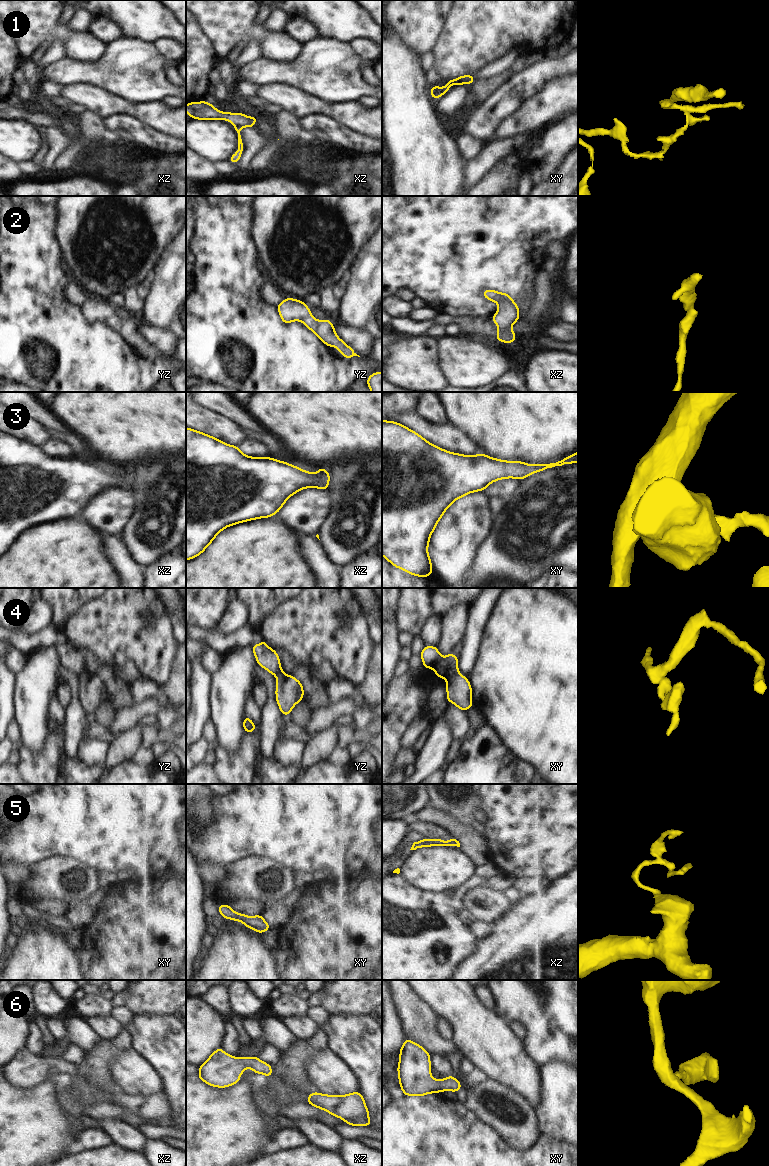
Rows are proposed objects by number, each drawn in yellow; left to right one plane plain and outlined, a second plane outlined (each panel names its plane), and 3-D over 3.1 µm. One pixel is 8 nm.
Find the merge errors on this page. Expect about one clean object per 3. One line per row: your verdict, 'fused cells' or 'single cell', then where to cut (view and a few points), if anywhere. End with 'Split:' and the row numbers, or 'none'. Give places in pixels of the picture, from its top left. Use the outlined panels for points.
1: fused cells; cut in xy along (432, 87), (440, 96)
2: single cell; no cut
3: fused cells; cut in xz along (313, 487), (319, 482), (327, 487)
4: fused cells; cut in xy along (457, 669), (446, 679)
5: single cell; no cut
6: single cell; no cut
Split: 1, 3, 4

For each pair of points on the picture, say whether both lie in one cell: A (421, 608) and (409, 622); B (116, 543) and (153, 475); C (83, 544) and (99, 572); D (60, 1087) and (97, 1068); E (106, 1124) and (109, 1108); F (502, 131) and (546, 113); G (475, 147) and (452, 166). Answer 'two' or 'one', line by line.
A: one
B: two
C: one
D: two
E: two
F: one
G: two

